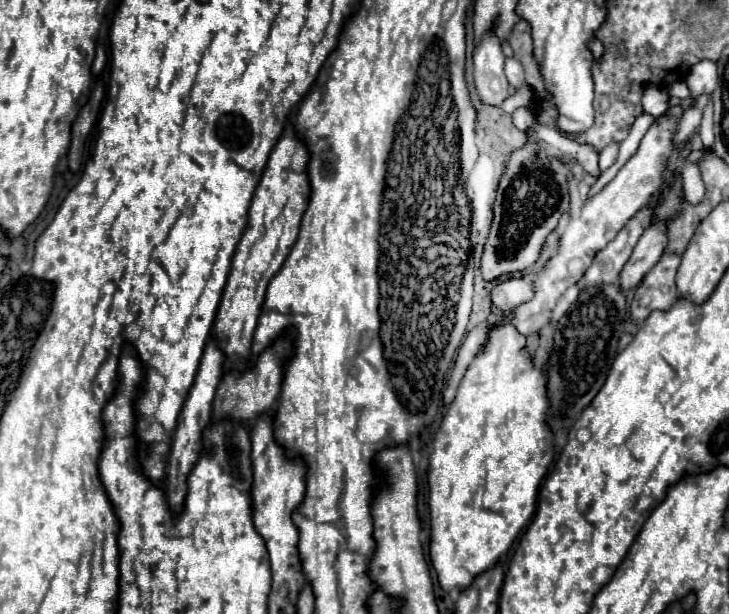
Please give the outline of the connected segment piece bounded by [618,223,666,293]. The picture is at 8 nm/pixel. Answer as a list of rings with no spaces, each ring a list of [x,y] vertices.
[[[656,223],[650,225],[644,235],[638,239],[634,253],[630,255],[630,259],[626,261],[622,273],[620,273],[620,289],[626,293],[630,289],[634,289],[642,277],[658,263],[660,255],[664,253],[664,245],[666,245],[666,233],[664,233],[664,225]]]

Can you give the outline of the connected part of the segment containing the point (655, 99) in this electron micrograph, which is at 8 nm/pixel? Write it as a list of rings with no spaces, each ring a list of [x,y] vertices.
[[[646,83],[644,85],[644,95],[642,95],[642,105],[644,105],[644,111],[658,117],[662,113],[668,111],[668,99],[669,93],[662,87],[654,87],[652,83]]]

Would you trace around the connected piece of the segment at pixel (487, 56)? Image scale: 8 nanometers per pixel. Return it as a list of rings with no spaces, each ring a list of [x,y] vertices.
[[[496,21],[494,27],[490,31],[486,31],[480,39],[480,43],[474,49],[474,83],[476,83],[476,91],[480,95],[480,99],[488,105],[502,105],[502,101],[508,97],[508,79],[504,75],[504,53],[502,53],[502,41],[500,37],[494,33],[496,29]]]

